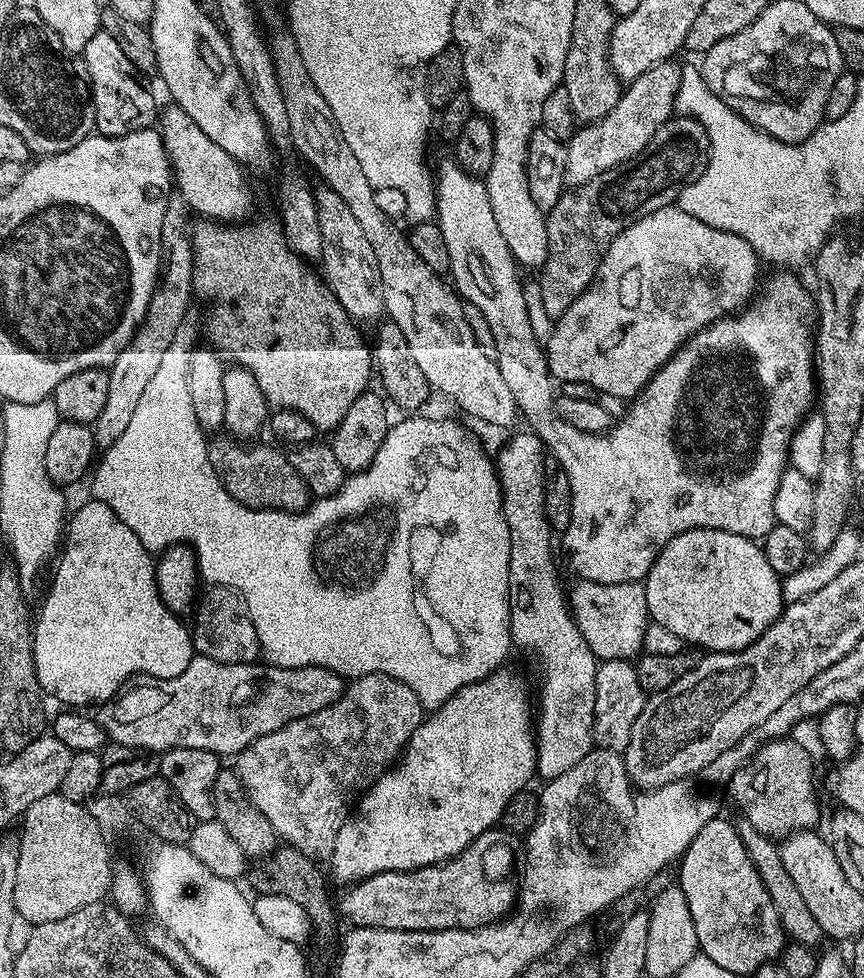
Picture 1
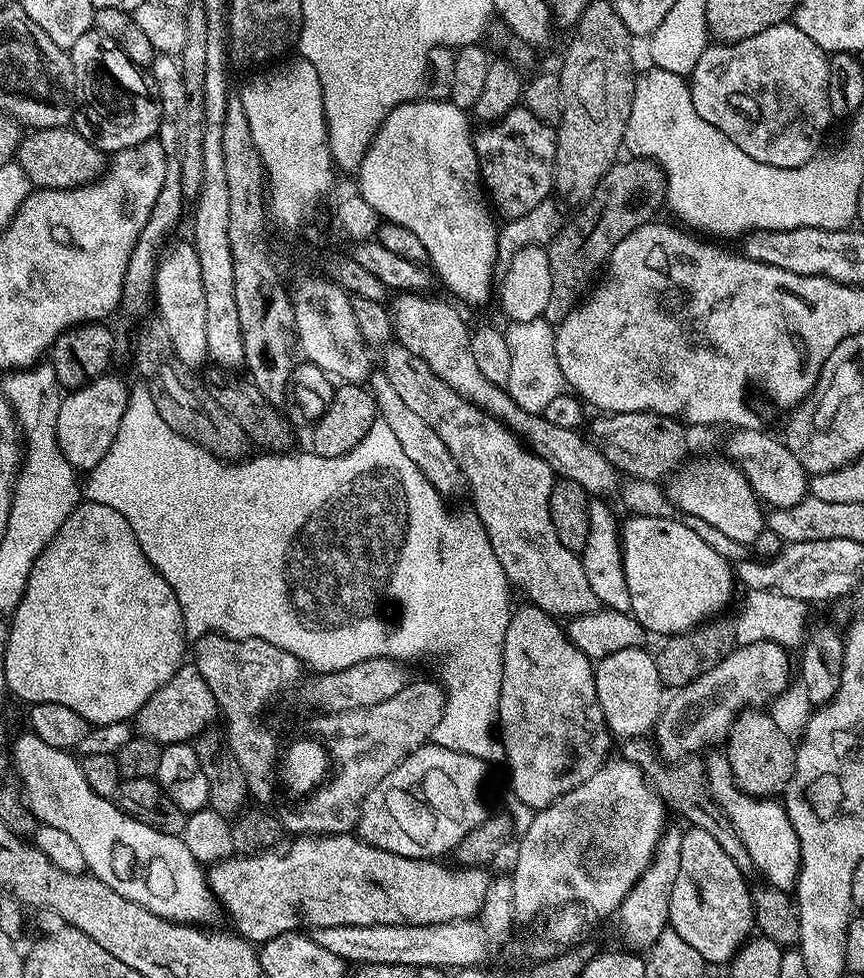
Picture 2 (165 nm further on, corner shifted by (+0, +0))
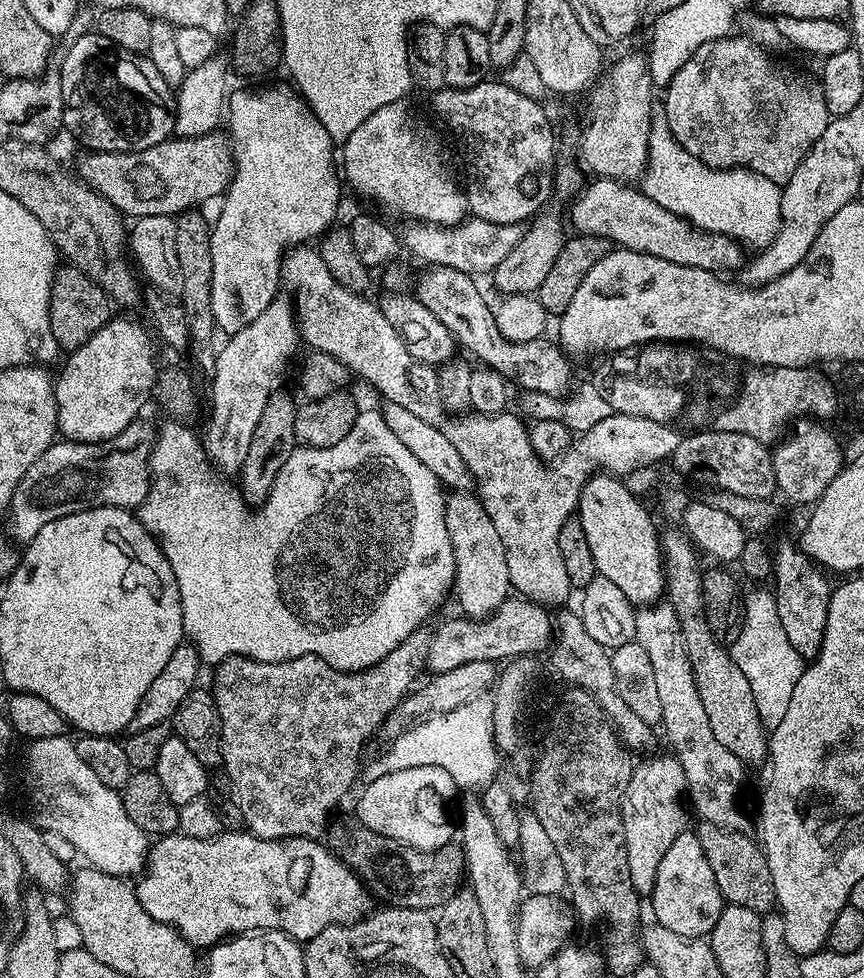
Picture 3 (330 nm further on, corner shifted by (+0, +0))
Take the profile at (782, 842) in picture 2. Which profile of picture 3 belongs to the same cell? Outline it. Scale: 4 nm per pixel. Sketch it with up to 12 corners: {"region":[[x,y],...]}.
{"region":[[672,605],[634,616],[703,823],[747,833],[746,765],[710,730]]}

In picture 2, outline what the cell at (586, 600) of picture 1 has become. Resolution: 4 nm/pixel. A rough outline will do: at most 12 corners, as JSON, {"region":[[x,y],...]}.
{"region":[[401,346],[382,371],[450,450],[509,585],[601,597],[550,522],[552,468]]}

